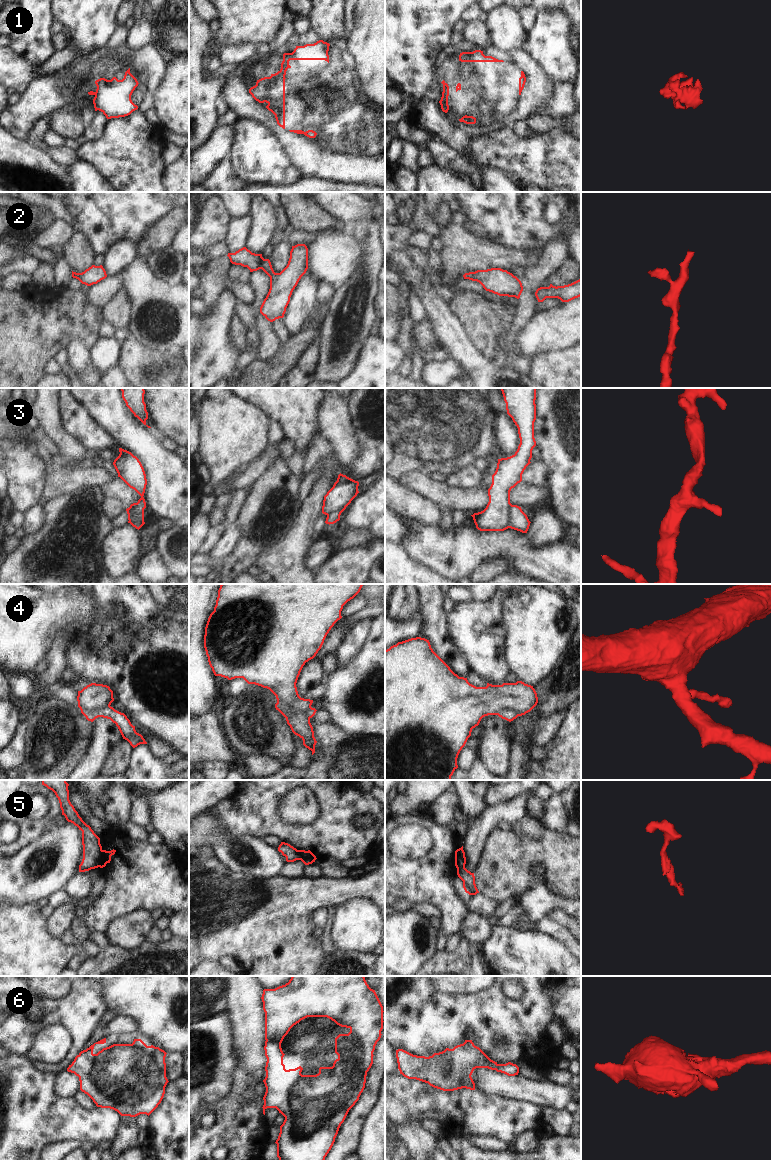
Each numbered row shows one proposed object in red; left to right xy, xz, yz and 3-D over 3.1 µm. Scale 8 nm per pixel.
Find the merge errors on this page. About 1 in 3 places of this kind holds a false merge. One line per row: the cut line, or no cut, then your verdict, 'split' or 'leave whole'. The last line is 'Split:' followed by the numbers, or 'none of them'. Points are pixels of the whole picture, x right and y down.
1: yz (442, 92), (447, 97) | split
2: no cut | leave whole
3: yz (511, 504), (509, 527) | split
4: xz (277, 702), (281, 702), (291, 712), (305, 712), (310, 717) | split
5: xy (102, 850), (102, 861), (99, 866) | split
6: no cut | leave whole
Split: 1, 3, 4, 5

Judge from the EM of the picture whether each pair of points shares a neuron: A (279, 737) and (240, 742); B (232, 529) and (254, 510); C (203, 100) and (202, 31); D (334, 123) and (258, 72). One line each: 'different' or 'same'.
A: same
B: different
C: same
D: same

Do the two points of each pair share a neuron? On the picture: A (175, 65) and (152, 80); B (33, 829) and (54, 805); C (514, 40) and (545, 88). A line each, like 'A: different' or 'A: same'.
A: different
B: same
C: different

